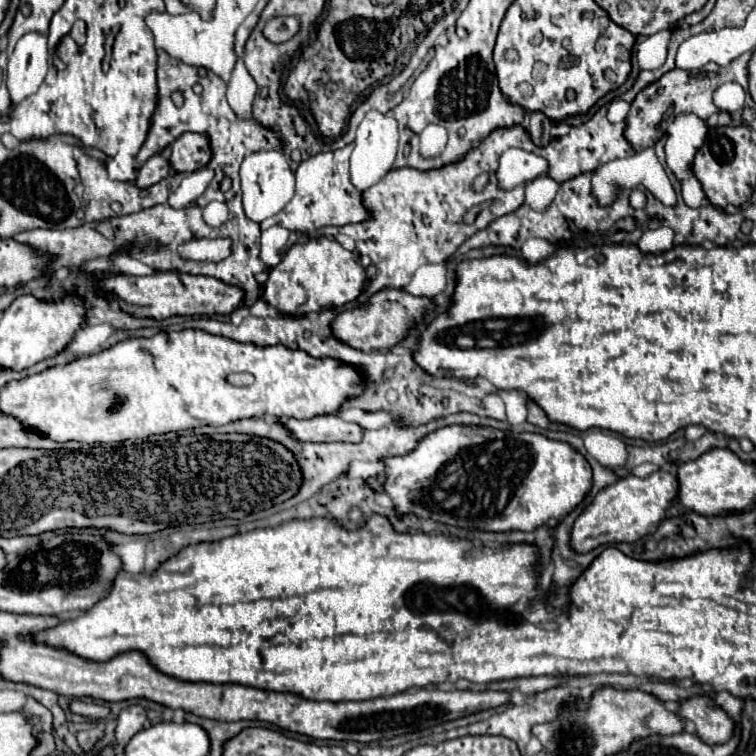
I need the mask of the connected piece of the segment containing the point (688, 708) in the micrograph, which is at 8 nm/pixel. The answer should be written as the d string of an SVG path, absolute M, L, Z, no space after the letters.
M707 695L683 701L679 715L693 721L701 741L709 745L727 743L735 731L735 721Z

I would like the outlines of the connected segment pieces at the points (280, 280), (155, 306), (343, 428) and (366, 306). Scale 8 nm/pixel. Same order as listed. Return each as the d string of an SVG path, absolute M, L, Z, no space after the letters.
M327 237L295 243L285 253L283 261L269 269L269 279L263 287L263 299L285 315L305 315L321 309L337 309L355 301L369 285L365 267L355 253Z
M159 271L157 275L147 277L111 275L103 277L101 287L107 293L115 293L119 307L129 315L153 319L167 319L171 315L231 315L241 307L245 299L245 291L241 287L221 283L213 277L179 271Z
M317 415L311 419L289 419L285 423L295 439L301 441L343 441L361 443L363 429L357 423L347 423L339 415Z
M381 289L379 293L375 293L369 301L341 311L333 321L331 321L331 333L337 341L341 341L343 345L349 345L353 349L371 353L371 351L383 351L387 347L393 347L405 333L407 329L421 321L421 317L431 309L431 301L427 297L415 297L409 295L401 289Z

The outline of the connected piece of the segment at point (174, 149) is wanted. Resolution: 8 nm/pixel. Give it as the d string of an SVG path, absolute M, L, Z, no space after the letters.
M183 133L171 145L171 167L175 171L197 171L211 161L211 147L209 139L203 133Z

